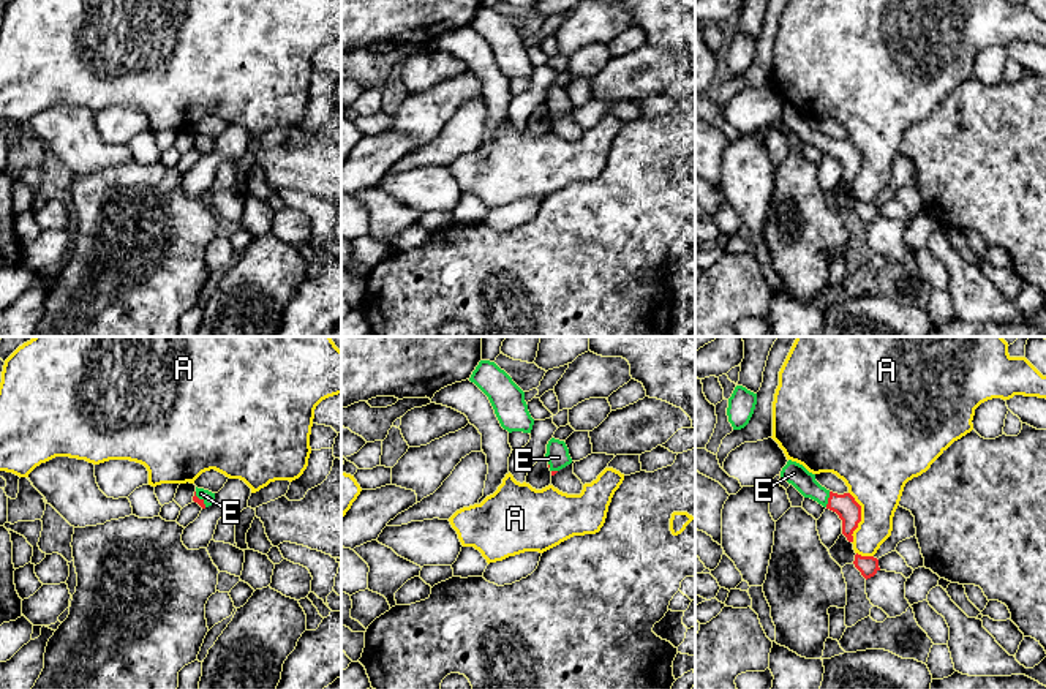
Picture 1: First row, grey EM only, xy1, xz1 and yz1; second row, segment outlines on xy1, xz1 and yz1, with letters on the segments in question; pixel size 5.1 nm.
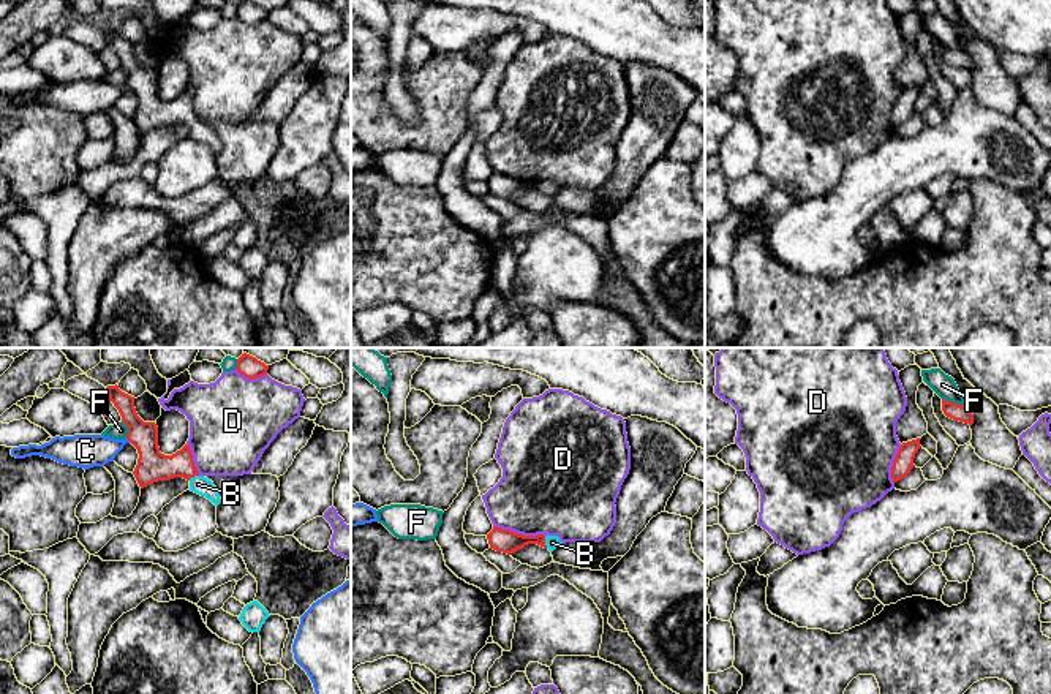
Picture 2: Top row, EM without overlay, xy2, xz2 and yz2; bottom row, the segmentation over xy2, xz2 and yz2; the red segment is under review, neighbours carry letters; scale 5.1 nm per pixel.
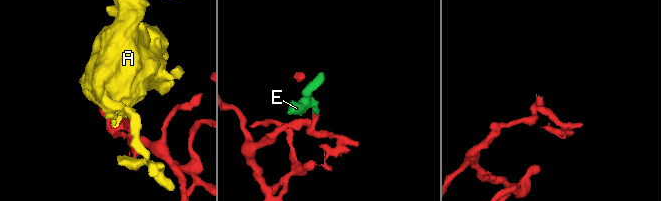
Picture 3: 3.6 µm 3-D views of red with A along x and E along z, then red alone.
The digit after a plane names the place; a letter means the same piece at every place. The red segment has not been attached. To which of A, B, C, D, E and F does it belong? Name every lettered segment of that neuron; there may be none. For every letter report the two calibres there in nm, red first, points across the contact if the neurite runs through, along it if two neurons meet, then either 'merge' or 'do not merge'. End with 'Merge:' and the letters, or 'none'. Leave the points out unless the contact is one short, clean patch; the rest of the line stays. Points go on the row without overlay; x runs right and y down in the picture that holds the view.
A: 120/320 nm | along yz1 (849, 138), (860, 152), (860, 168), (852, 180), (852, 188) | do not merge
B: 120/70 nm | across xz2 (506, 187), (544, 188), (552, 188) | merge
C: 160/180 nm | along xy2 (125, 84), (130, 87) | do not merge
D: 120/440 nm | do not merge
E: 120/110 nm | do not merge
F: 90/110 nm | do not merge
Merge: B

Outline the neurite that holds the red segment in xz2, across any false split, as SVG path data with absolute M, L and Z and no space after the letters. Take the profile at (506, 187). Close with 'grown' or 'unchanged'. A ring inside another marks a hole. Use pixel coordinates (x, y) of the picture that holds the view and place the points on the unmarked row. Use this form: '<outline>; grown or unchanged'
M493 172L493 175L487 180L487 185L490 194L507 201L517 198L518 194L523 194L528 190L537 190L544 194L548 194L550 198L553 198L558 191L563 190L558 182L548 182L548 180L523 182L498 172Z; grown

